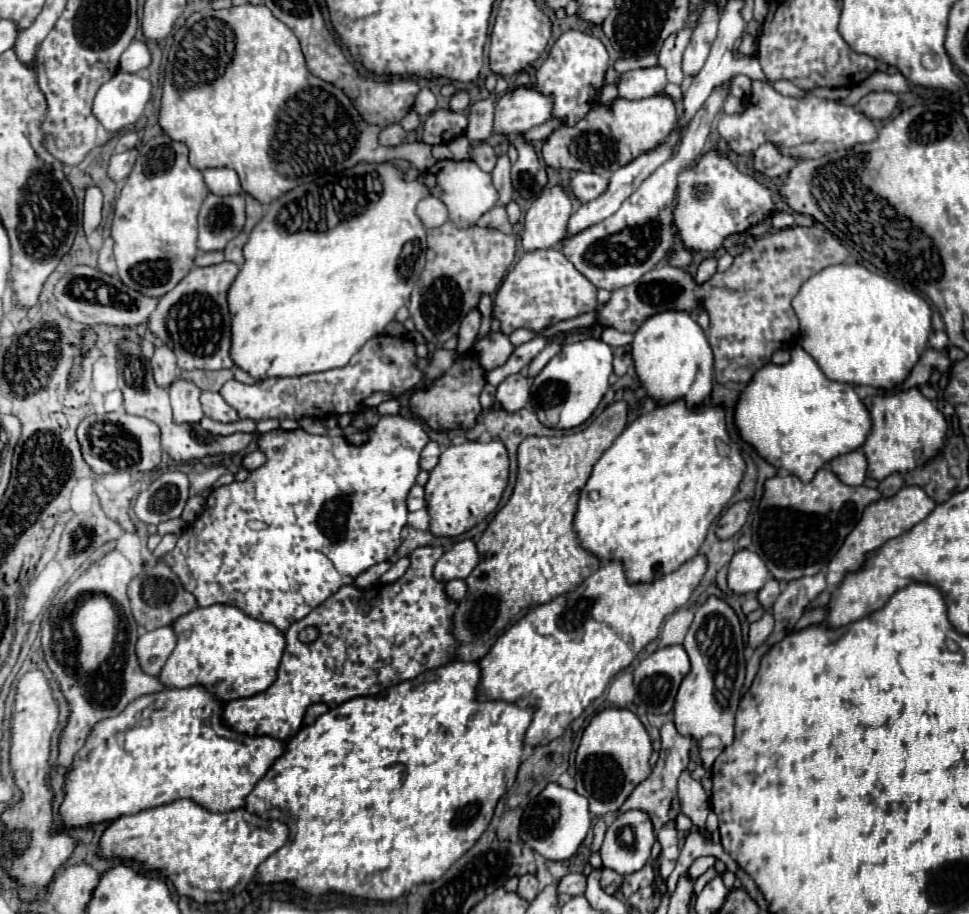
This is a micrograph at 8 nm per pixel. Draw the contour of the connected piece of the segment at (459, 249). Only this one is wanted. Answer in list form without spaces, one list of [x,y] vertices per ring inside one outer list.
[[[452,220],[428,230],[426,266],[410,298],[410,318],[426,342],[442,346],[454,338],[460,318],[478,308],[482,294],[496,294],[516,256],[516,236],[492,228],[458,228]]]

